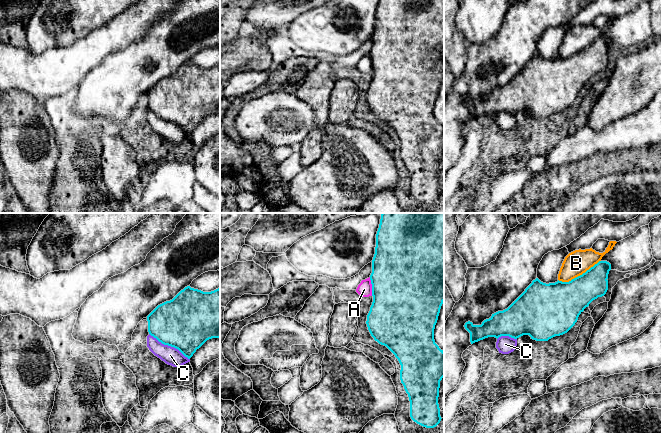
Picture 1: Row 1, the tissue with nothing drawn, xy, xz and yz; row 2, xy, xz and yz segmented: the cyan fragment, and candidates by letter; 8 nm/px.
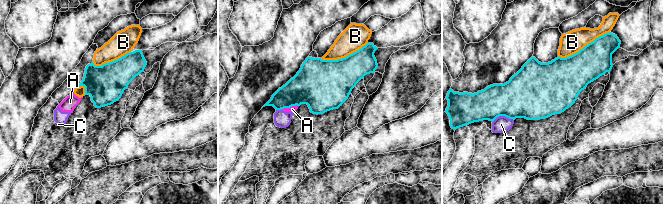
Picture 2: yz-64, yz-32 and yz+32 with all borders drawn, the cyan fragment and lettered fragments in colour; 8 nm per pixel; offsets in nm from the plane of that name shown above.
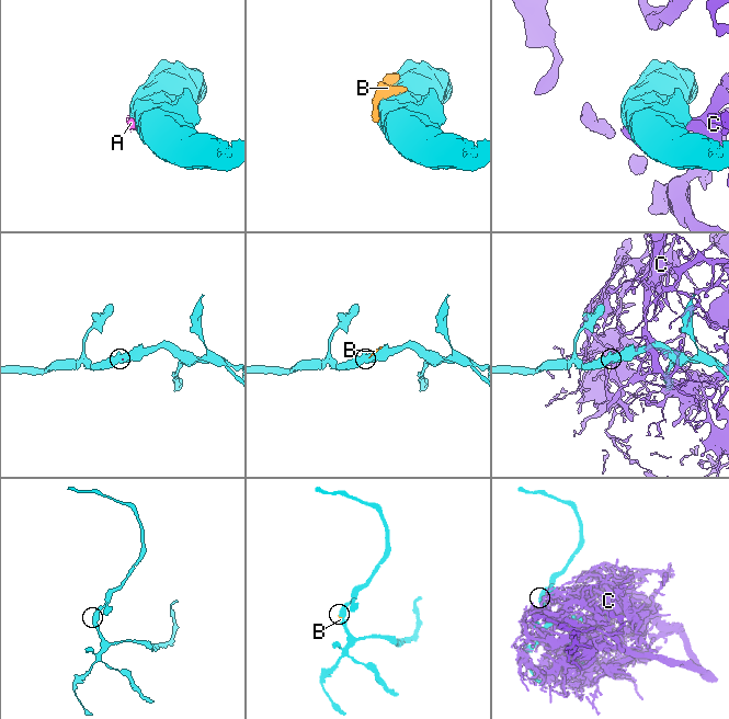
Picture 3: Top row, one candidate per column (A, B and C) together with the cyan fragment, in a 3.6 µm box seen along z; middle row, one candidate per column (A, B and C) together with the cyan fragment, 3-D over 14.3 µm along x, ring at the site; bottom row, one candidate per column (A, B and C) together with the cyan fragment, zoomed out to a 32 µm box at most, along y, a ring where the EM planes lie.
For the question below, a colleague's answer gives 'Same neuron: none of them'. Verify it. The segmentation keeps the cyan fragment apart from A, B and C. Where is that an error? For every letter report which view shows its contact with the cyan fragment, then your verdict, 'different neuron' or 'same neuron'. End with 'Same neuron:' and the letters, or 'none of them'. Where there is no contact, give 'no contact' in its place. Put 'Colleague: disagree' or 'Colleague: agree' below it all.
A: contact in xz; different neuron
B: contact in yz; different neuron
C: contact in xy; different neuron
Same neuron: none of them
Colleague: agree

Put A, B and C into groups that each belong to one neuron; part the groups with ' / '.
A B C

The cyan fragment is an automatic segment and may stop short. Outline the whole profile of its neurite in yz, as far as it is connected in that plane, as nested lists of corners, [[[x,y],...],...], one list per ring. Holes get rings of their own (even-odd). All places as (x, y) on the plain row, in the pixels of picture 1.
[[[599,37],[569,58],[558,56],[555,59],[546,60],[536,54],[507,85],[492,90],[481,101],[474,101],[470,97],[465,99],[464,103],[470,109],[471,120],[488,113],[498,115],[501,112],[509,112],[517,115],[523,111],[529,111],[536,117],[548,117],[567,109],[575,101],[584,85],[593,76],[606,70],[610,46],[609,38]]]

